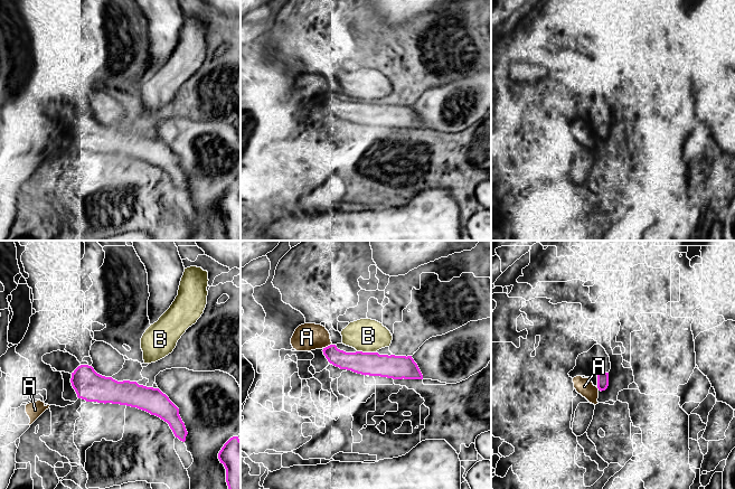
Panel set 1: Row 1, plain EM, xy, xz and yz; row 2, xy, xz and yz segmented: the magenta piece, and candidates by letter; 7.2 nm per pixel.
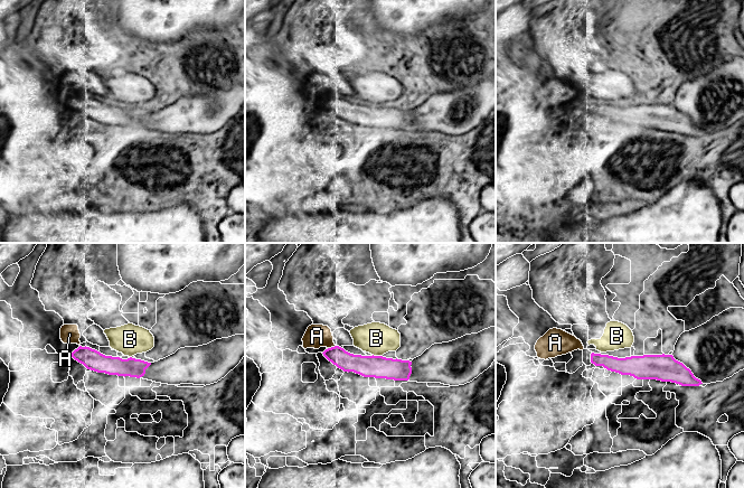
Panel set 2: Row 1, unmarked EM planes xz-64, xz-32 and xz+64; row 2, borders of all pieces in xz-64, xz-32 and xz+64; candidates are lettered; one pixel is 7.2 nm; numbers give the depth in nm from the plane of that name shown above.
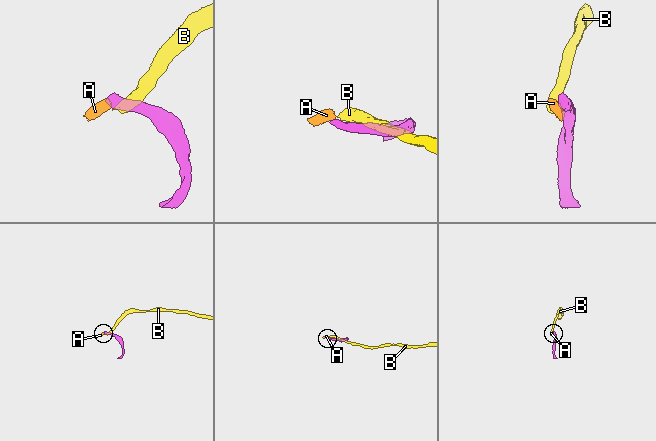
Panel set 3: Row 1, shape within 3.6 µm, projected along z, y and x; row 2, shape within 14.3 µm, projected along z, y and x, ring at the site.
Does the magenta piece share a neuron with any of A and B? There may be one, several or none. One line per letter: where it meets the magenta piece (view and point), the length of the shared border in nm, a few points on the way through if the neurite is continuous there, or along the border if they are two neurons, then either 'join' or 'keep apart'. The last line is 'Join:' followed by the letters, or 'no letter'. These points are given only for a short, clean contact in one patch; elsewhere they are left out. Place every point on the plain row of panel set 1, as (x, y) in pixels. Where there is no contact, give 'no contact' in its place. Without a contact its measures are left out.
A: xz (328, 95) | 70 nm | keep apart
B: xz (366, 102) | 140 nm | keep apart
Join: no letter

